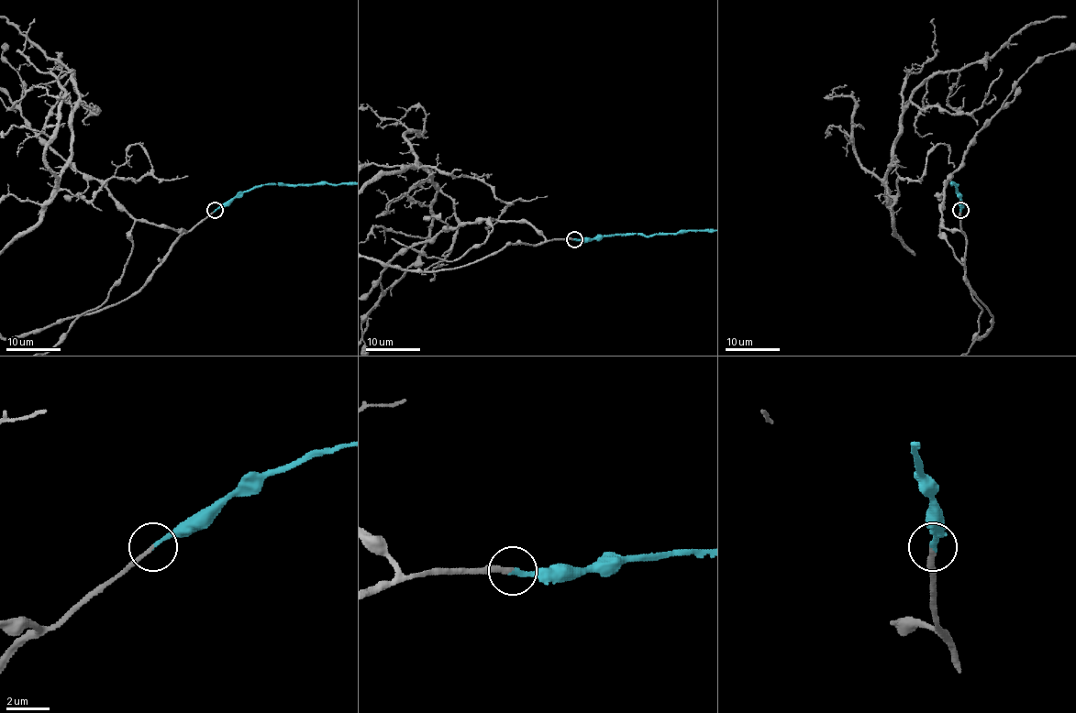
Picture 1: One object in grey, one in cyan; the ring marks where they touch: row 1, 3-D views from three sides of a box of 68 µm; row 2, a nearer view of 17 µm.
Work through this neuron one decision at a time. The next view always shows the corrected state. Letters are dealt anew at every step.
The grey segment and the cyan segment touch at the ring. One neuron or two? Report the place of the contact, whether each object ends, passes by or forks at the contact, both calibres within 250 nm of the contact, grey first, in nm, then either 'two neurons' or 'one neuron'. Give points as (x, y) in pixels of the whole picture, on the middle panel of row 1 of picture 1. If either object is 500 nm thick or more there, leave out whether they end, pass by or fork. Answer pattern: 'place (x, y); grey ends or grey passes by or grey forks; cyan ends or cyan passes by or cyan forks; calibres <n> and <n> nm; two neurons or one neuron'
place (574, 239); grey ends; cyan ends; calibres 200 and 200 nm; one neuron

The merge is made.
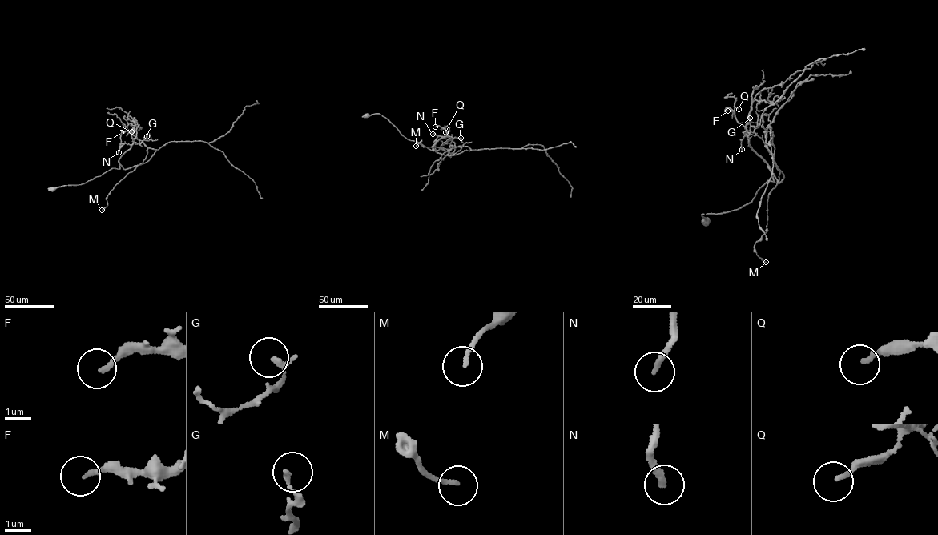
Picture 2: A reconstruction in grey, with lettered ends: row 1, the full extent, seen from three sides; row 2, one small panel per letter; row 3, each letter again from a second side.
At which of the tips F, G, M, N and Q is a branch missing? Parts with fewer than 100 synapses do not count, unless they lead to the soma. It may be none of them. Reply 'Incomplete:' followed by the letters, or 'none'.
Incomplete: none

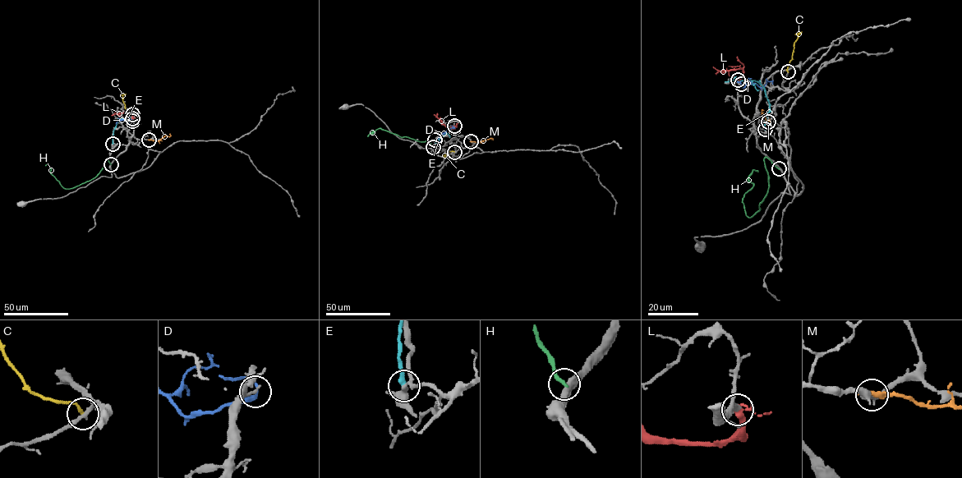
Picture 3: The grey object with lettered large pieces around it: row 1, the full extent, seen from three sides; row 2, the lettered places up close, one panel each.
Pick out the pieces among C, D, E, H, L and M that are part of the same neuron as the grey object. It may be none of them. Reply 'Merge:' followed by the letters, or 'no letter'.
Merge: L

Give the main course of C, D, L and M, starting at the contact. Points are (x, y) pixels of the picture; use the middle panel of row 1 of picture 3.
C: (454, 151), (444, 154), (448, 158)
D: (454, 127), (439, 136), (439, 144)
L: (454, 126), (453, 129), (447, 128), (437, 117), (437, 113)
M: (471, 141), (491, 139)

